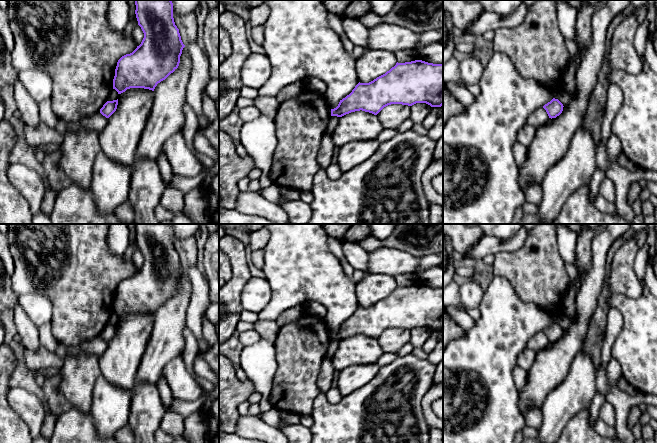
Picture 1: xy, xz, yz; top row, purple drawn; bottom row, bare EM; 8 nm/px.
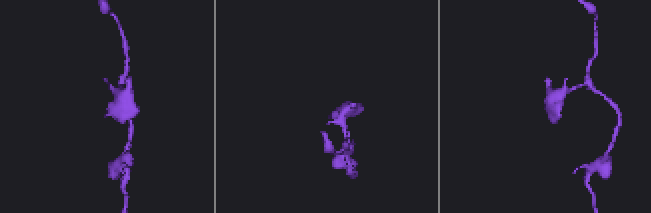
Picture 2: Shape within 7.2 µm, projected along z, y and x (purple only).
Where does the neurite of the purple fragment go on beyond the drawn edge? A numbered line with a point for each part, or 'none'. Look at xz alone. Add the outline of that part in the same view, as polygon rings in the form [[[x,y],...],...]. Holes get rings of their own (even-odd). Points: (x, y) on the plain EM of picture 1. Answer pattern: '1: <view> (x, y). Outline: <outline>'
none

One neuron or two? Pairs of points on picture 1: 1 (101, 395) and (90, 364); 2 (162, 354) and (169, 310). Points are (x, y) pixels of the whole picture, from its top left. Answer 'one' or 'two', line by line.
1: two
2: one

